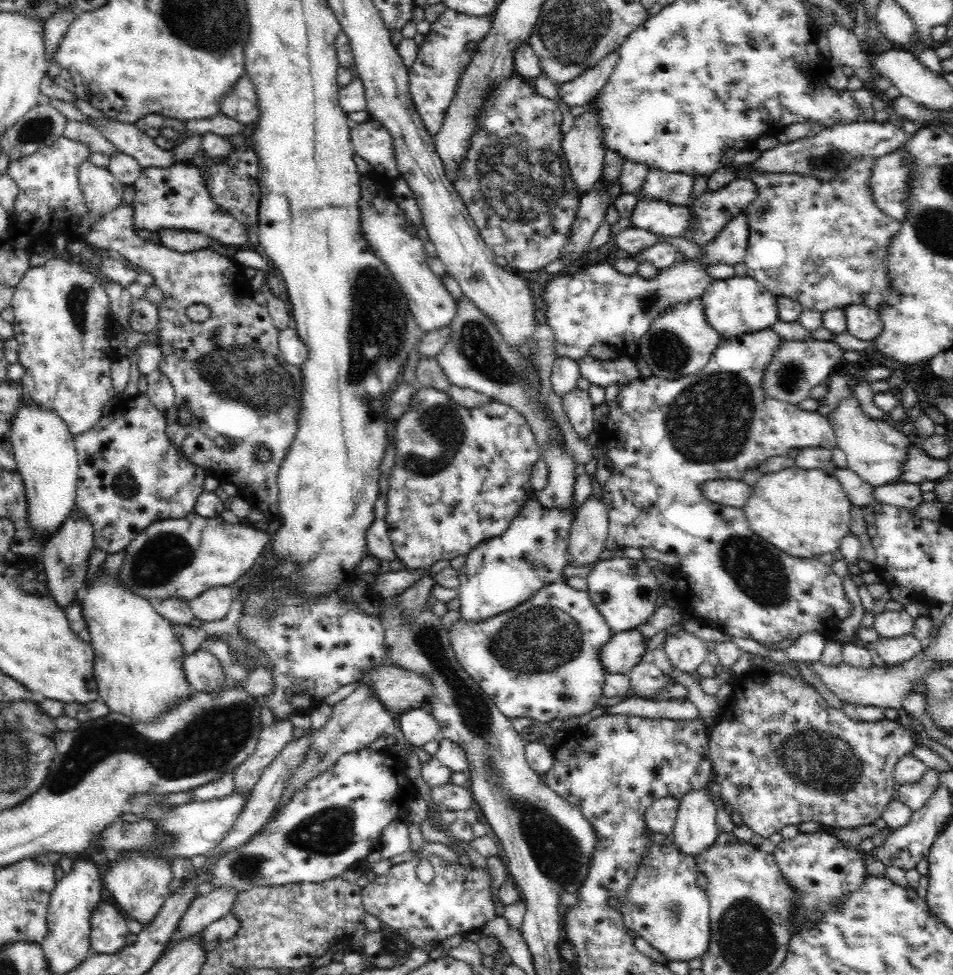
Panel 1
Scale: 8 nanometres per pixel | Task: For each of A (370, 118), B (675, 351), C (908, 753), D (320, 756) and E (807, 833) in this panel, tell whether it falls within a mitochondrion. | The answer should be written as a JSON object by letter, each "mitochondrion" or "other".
{"A":"other","B":"mitochondrion","C":"other","D":"mitochondrion","E":"other"}

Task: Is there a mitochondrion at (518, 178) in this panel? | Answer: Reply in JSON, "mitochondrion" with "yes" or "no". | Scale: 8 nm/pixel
{"mitochondrion":"yes"}

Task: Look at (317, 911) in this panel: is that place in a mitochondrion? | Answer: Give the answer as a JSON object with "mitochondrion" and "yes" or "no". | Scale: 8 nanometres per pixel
{"mitochondrion":"no"}

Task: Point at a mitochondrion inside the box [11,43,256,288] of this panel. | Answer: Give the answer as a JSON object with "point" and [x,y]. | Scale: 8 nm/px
{"point":[37,130]}

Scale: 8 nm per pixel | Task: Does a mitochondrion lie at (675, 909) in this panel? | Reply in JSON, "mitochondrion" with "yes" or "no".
{"mitochondrion":"yes"}

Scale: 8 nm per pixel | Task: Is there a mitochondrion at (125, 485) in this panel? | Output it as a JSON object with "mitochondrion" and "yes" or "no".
{"mitochondrion":"yes"}

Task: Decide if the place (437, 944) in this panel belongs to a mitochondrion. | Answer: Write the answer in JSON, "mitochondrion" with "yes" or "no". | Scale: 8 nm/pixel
{"mitochondrion":"no"}

